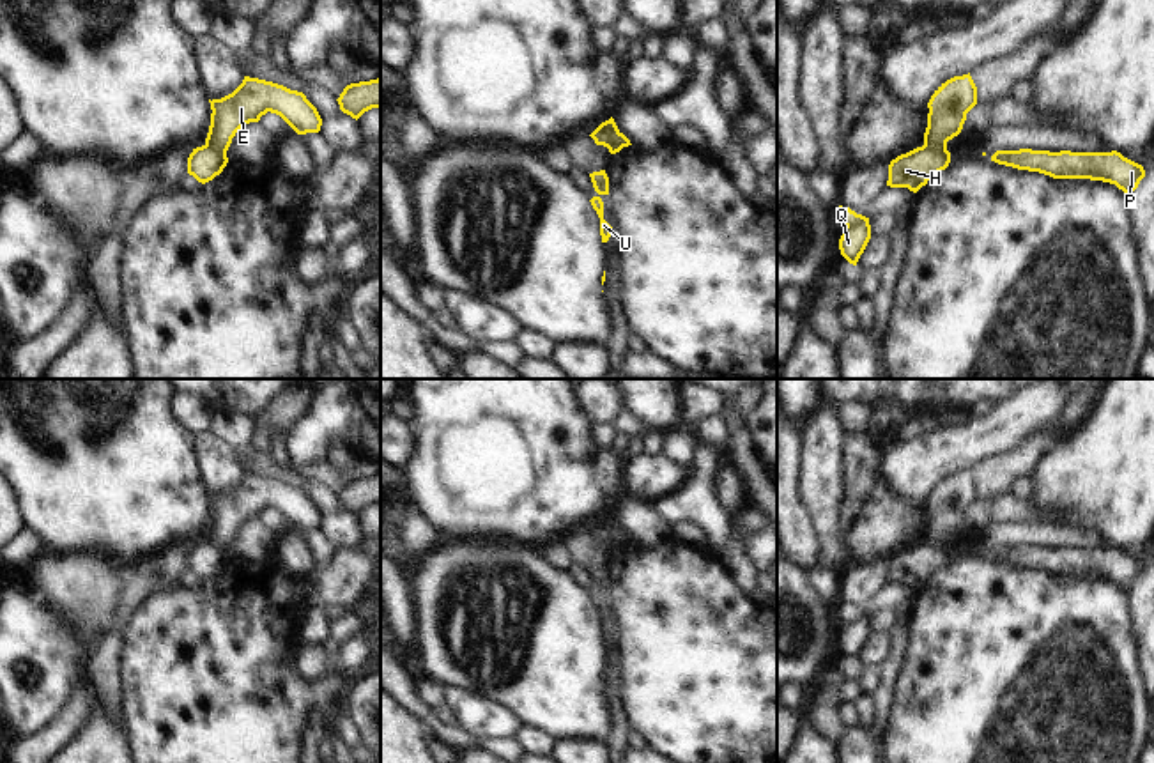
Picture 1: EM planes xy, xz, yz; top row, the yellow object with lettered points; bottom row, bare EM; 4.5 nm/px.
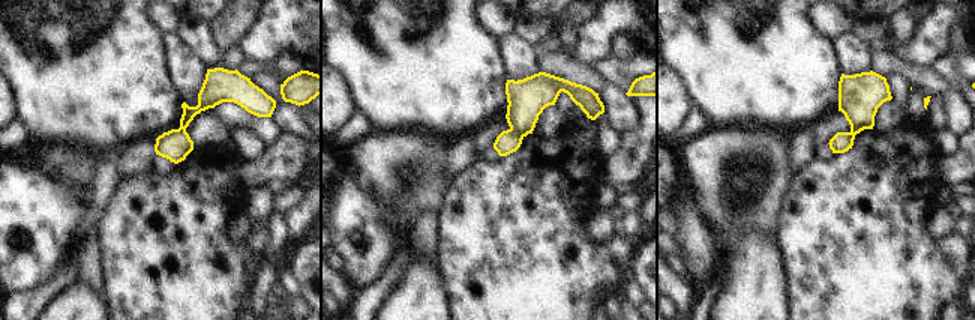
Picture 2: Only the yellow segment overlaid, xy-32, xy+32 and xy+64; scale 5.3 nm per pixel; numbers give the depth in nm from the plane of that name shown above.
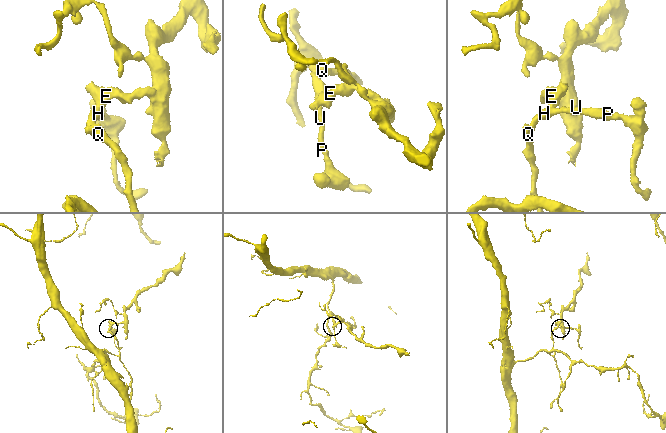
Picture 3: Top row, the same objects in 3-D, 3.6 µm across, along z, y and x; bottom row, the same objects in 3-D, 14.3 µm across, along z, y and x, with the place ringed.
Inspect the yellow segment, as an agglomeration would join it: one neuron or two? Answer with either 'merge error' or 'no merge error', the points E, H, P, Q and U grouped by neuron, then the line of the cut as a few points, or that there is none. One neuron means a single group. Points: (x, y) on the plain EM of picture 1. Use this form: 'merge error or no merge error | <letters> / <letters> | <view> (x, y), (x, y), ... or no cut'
merge error | E / H P Q U | yz (923, 542), (933, 547), (946, 547)

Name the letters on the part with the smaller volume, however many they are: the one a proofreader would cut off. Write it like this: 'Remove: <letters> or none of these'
Remove: E

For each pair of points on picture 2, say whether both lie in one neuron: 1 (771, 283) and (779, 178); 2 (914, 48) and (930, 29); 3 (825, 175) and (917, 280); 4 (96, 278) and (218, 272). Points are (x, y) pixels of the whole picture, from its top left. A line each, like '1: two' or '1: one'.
1: one
2: one
3: one
4: two

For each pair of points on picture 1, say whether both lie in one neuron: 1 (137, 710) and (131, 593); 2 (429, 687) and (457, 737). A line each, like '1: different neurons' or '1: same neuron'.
1: different neurons
2: different neurons

